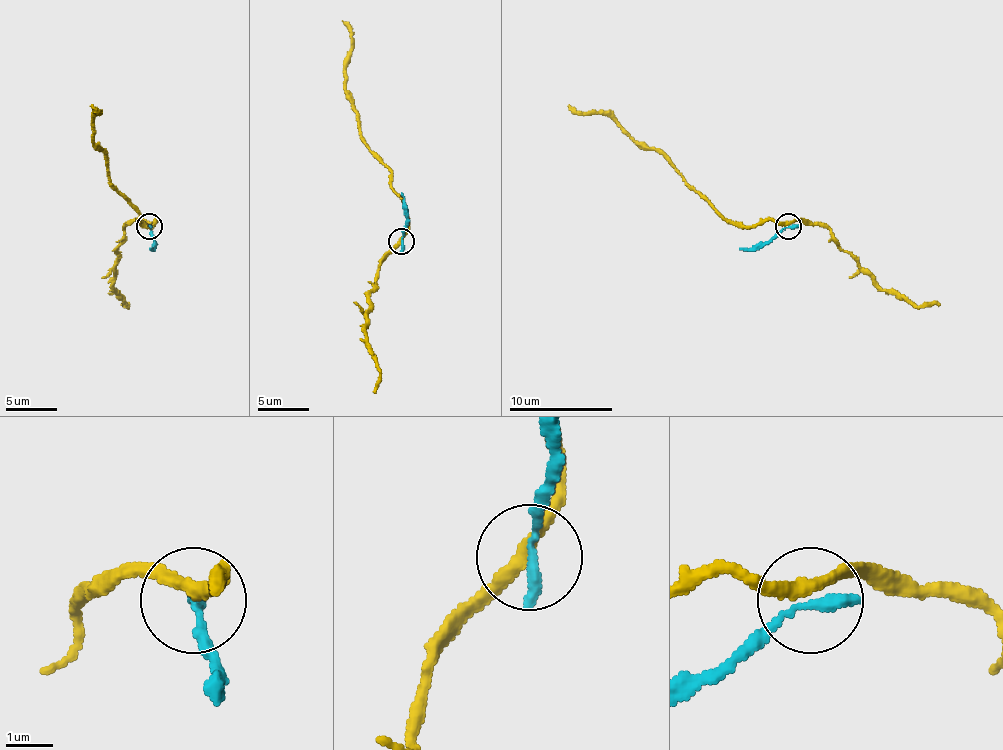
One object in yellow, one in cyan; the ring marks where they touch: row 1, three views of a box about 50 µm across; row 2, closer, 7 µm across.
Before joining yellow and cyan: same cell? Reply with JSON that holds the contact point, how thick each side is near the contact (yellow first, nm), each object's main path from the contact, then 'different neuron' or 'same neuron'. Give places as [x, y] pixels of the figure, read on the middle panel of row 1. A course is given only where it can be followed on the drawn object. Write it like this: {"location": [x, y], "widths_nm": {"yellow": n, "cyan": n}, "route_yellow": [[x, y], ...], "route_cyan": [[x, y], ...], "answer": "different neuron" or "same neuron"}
{"location": [401, 241], "widths_nm": {"yellow": 280, "cyan": 240}, "route_yellow": [[401, 242], [408, 214], [403, 198], [390, 185], [390, 170], [362, 139], [346, 87], [352, 30], [341, 20]], "route_cyan": [[401, 242], [406, 216], [401, 193]], "answer": "different neuron"}

